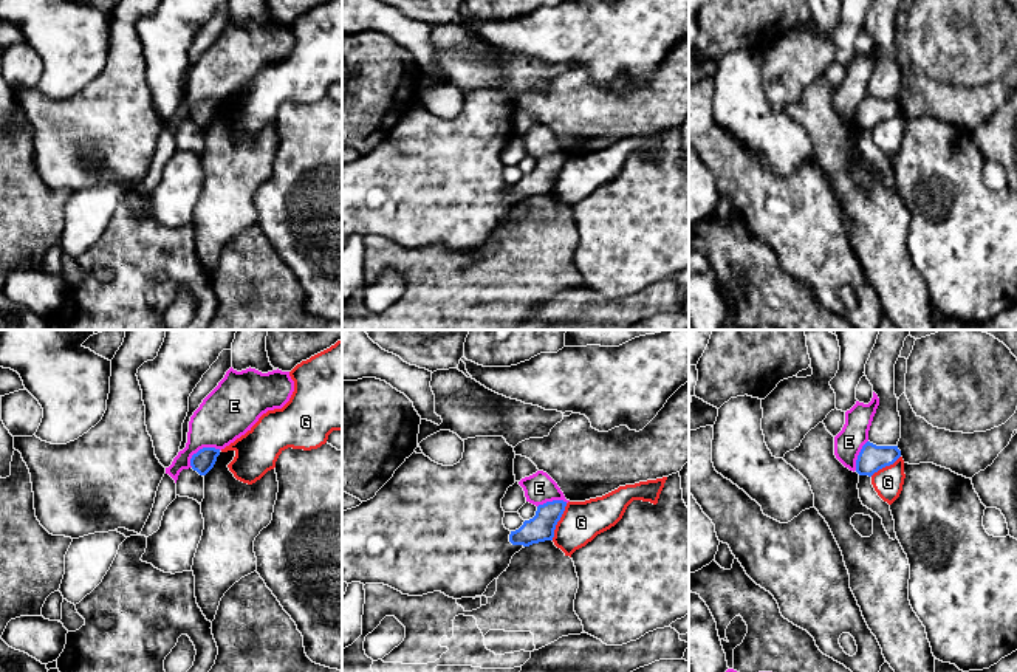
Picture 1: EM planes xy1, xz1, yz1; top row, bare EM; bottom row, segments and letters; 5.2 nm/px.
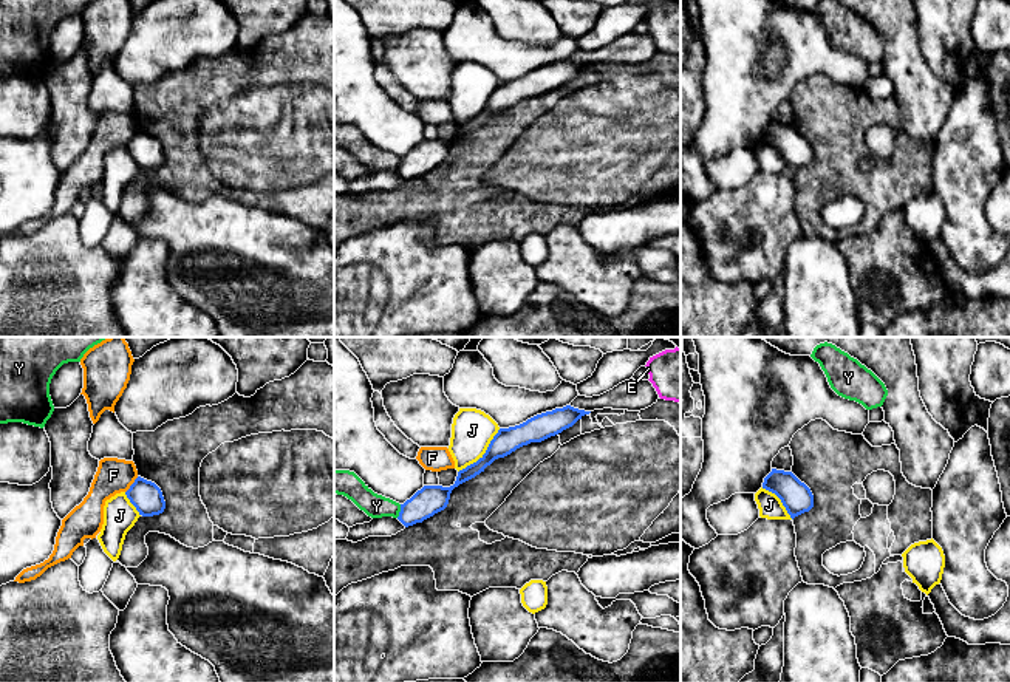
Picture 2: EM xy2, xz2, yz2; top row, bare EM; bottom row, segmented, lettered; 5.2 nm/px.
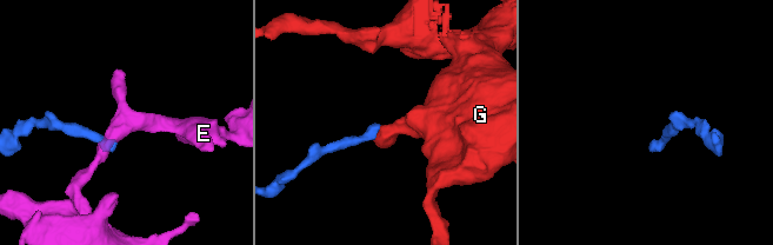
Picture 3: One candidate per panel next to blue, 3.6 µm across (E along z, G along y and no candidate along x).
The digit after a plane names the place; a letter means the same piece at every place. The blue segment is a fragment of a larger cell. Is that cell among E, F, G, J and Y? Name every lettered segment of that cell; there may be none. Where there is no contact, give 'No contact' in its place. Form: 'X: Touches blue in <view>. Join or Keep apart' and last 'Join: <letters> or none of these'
E: Touches blue in xy1. Keep apart
F: Touches blue in xy2. Keep apart
G: Touches blue in xz1. Keep apart
J: Touches blue in xz2. Join
Y: Touches blue in xz2. Keep apart
Join: J

